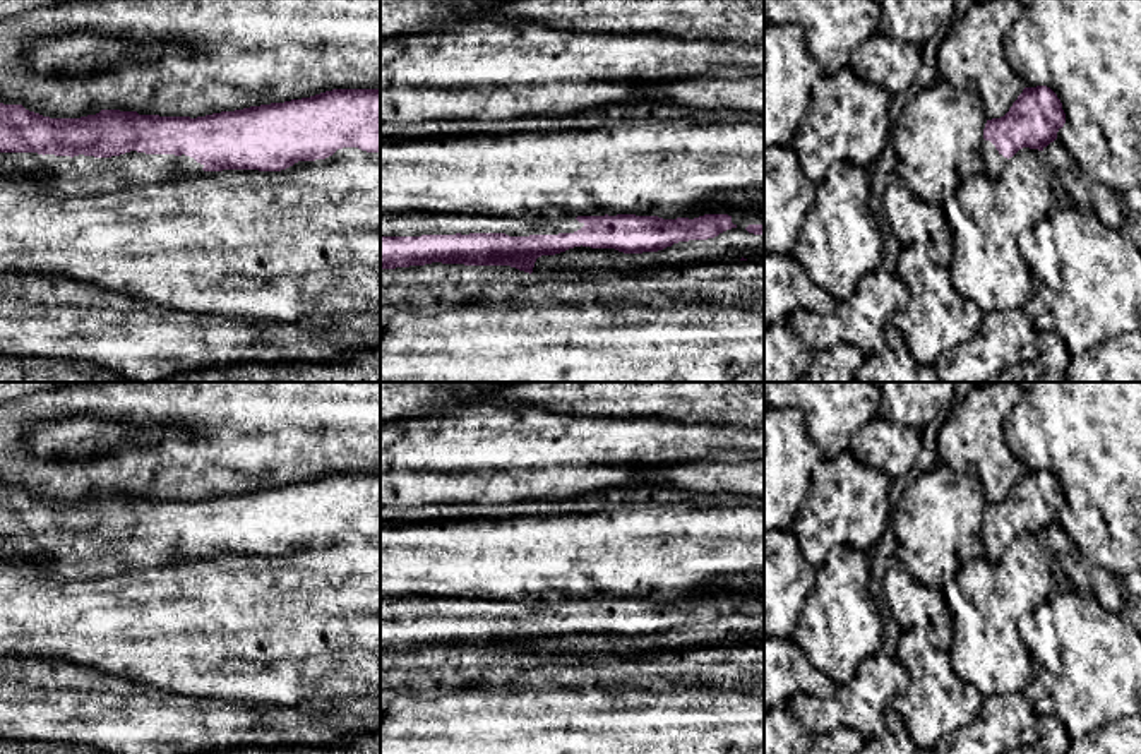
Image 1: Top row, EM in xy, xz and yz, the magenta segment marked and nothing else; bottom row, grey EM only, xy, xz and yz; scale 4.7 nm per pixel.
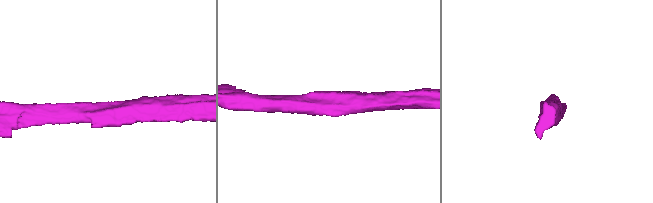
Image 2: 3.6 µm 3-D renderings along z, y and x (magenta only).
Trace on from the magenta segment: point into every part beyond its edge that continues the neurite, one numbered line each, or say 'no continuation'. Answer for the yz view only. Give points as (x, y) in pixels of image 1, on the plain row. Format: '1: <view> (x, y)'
1: yz (994, 545)

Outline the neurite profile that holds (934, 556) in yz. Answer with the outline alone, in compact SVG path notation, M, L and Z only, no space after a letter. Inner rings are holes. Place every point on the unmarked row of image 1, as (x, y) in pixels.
M937 463L903 492L893 511L898 562L927 588L939 588L956 577L966 559L983 550L983 512L987 500L980 482Z

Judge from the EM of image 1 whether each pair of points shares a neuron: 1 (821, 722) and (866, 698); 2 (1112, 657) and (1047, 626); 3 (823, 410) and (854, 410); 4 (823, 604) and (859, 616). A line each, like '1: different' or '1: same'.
1: same
2: same
3: same
4: same

